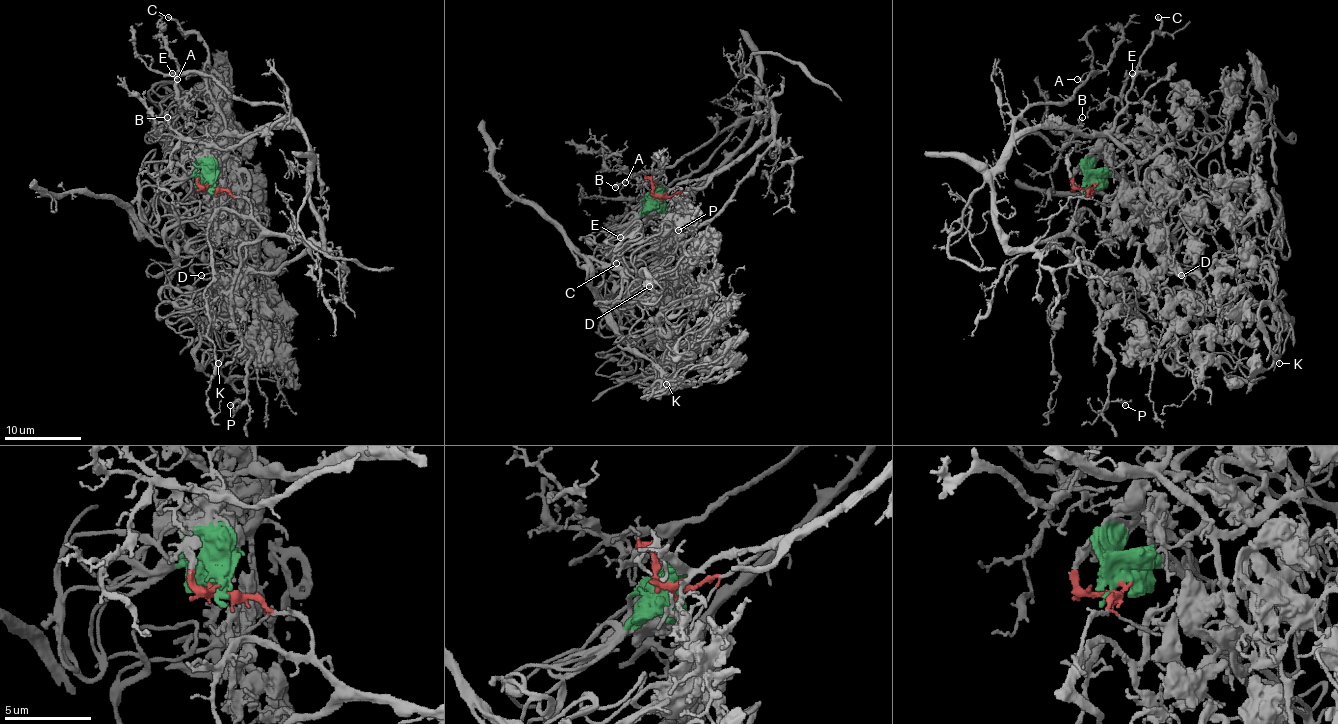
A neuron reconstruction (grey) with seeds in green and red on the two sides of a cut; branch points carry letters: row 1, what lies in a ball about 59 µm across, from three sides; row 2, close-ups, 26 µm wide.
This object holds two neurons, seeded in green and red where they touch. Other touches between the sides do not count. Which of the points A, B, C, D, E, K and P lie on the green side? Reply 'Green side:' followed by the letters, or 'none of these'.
Green side: D, K

